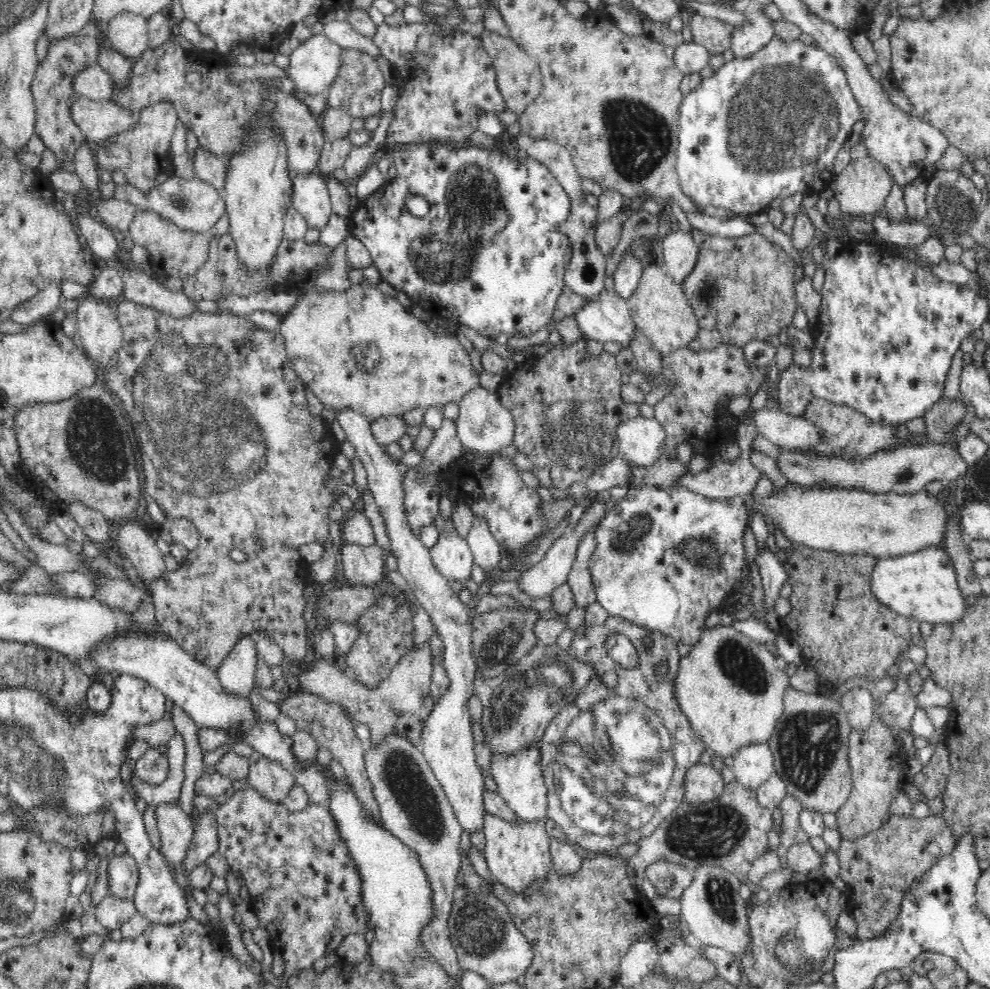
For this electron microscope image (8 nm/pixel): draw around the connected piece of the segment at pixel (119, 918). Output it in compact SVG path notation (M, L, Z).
M108 894L96 906L95 918L100 926L111 932L117 932L135 912L136 908L132 899L122 900Z

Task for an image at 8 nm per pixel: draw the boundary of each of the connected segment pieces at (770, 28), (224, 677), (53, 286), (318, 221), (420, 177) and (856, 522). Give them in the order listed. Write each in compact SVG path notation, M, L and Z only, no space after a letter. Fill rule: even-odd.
M760 11L760 18L754 18L749 16L749 21L743 26L735 26L735 28L746 28L746 30L733 30L731 36L731 49L734 52L736 59L749 59L756 51L762 50L774 37L774 25L772 25L773 20L768 16L764 15Z
M253 636L241 638L215 670L223 690L249 699L255 688L257 644Z
M63 281L51 283L46 286L38 295L31 298L28 302L21 304L11 316L14 322L20 324L30 324L39 318L51 319L52 314L60 306L63 296Z
M300 174L292 178L293 208L306 220L307 229L322 231L330 222L332 208L326 178L316 174Z
M414 143L408 144L406 150L398 150L391 148L385 152L394 167L396 167L396 177L394 180L383 185L379 190L376 190L371 196L361 200L361 205L357 208L357 215L352 220L352 225L349 228L349 234L360 240L368 249L371 264L374 265L380 273L381 281L391 285L396 291L402 291L408 296L411 304L418 305L420 309L427 313L434 313L442 320L443 323L453 324L455 326L468 326L473 328L480 334L488 337L505 338L513 334L521 336L530 336L538 332L552 320L554 306L563 293L565 287L565 268L566 250L568 250L567 236L560 232L560 227L564 222L567 222L571 210L569 196L565 190L557 182L557 179L550 173L550 170L543 166L540 162L533 160L527 156L521 156L518 160L512 160L504 153L499 153L496 150L488 148L448 148L447 143ZM409 195L422 195L430 200L432 210L427 218L419 220L412 217L406 209L405 198ZM502 202L508 206L512 218L508 222L508 212L502 206Z
M787 484L774 488L768 497L742 497L751 516L760 514L766 526L772 524L790 541L820 550L842 554L862 553L884 558L936 547L944 540L946 514L942 501L926 496L922 490L910 496L894 492L870 494L860 490L806 490Z

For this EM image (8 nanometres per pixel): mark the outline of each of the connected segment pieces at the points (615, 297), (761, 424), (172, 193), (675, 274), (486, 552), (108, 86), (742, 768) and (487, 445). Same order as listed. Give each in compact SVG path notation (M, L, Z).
M608 287L590 300L586 299L572 317L585 339L620 342L624 348L630 344L636 325L627 300L620 297L614 288L608 291Z
M778 408L757 410L751 416L760 435L783 449L814 448L822 440L822 431L805 417L793 417Z
M173 177L168 178L160 186L154 187L145 197L142 195L142 191L138 191L129 183L126 183L123 186L116 187L113 198L132 202L132 206L138 210L152 211L160 217L166 218L179 229L207 234L218 222L226 219L226 202L221 194L221 190L203 182L201 179L184 180Z
M679 228L664 231L660 250L664 255L664 268L676 282L684 282L691 274L697 260L699 244L694 241L692 233Z
M476 517L466 539L473 554L475 564L486 570L497 565L499 561L498 541L488 531L488 523Z
M98 64L84 66L74 74L75 94L84 95L94 100L110 99L114 82L112 77Z
M767 743L743 746L734 757L734 777L742 787L757 788L775 773L773 755Z
M482 383L472 388L459 400L459 417L455 420L458 427L458 438L465 450L478 453L498 453L510 446L515 435L515 423L508 410L498 402L497 391L483 387Z

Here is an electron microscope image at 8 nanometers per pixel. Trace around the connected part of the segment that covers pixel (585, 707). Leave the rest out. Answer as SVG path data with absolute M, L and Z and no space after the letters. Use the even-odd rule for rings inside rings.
M608 624L588 628L580 625L574 632L568 651L582 662L590 663L593 666L593 676L570 706L560 710L558 716L549 722L540 744L540 766L548 787L547 816L562 828L565 841L597 854L611 855L622 844L637 844L641 839L640 828L654 813L660 824L680 806L684 801L683 784L686 774L692 766L701 763L702 754L708 749L703 738L692 728L687 716L681 712L674 697L673 680L656 676L653 670L654 662L666 658L668 650L672 650L672 640L666 640L662 636L654 638L656 646L650 652L654 654L654 660L642 660L643 670L625 670L608 655L608 628ZM607 672L617 676L616 686L612 689L603 682L603 676Z

